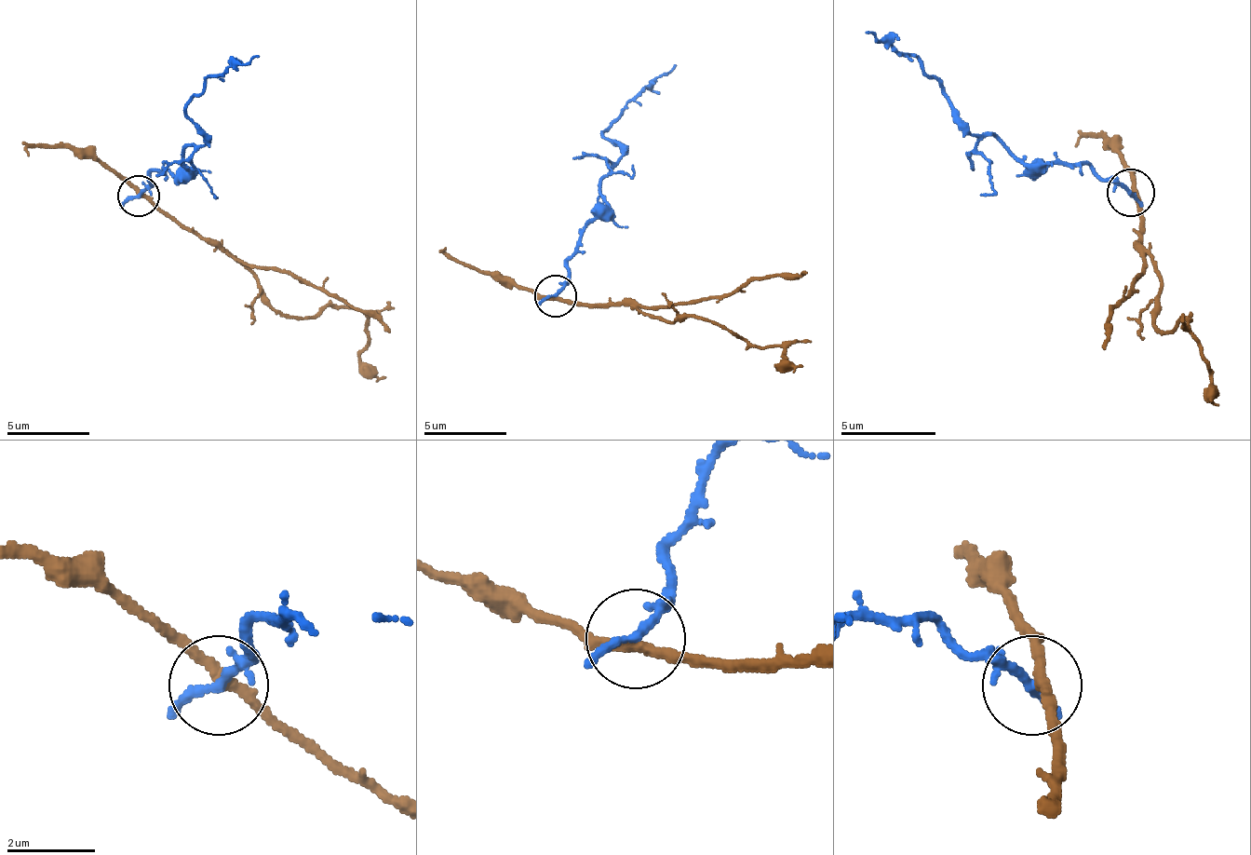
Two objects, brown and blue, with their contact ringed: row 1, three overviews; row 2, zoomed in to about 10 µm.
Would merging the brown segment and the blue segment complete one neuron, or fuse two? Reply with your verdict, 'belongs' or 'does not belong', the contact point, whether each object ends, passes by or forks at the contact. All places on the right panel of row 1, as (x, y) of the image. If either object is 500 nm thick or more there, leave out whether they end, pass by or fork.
does not belong | (1130, 192) | brown passes by | blue forks

